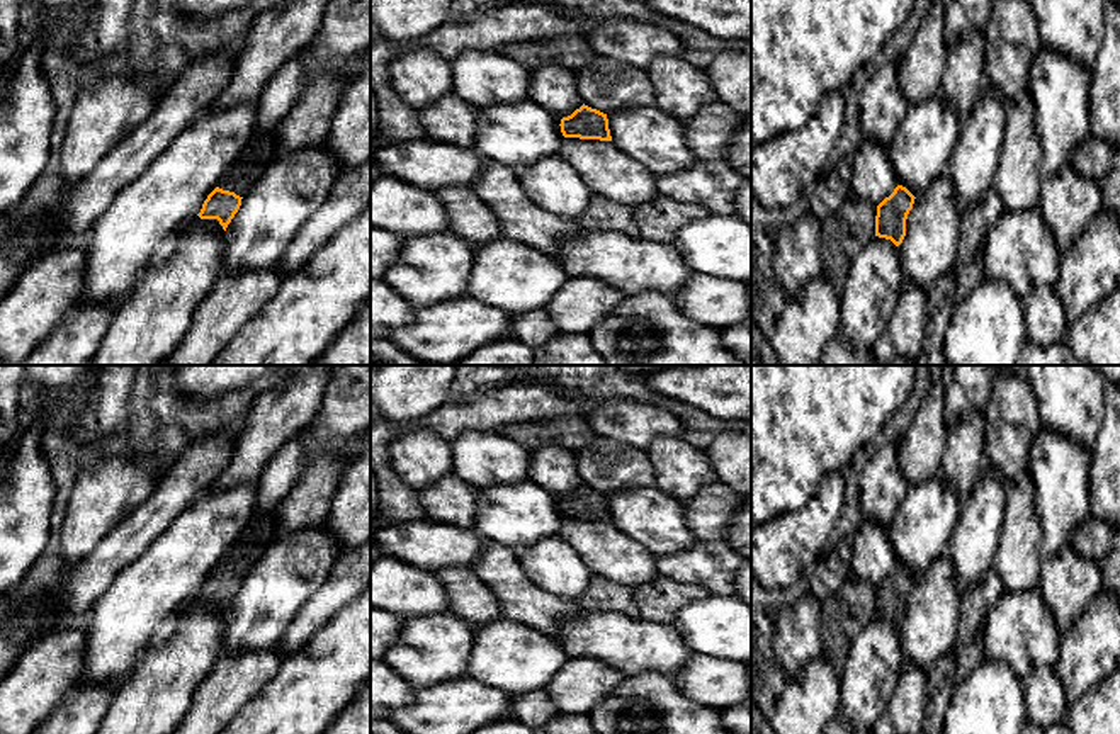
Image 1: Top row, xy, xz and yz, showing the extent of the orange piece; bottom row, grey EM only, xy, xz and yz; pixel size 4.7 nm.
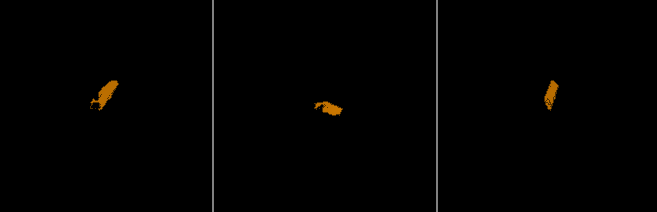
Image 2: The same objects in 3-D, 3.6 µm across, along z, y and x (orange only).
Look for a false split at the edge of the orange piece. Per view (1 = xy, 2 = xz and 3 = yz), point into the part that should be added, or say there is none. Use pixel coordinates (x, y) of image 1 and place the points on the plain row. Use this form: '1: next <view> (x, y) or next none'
1: next xy (242, 556)
2: next none
3: next none

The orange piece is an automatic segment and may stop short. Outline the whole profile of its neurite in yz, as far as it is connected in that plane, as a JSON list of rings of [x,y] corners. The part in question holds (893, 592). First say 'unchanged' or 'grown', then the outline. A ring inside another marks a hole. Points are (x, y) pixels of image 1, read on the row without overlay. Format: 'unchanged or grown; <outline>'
unchanged; [[[902,566],[877,586],[875,617],[891,620],[899,627],[906,617],[906,600],[914,584],[914,576]]]

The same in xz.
unchanged; [[[585,484],[563,498],[559,506],[564,518],[612,522],[607,494]]]

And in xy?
grown; [[[277,510],[260,515],[246,527],[243,535],[226,550],[219,566],[204,581],[202,590],[197,595],[201,600],[218,600],[226,612],[241,586],[241,579],[275,539],[275,517]]]

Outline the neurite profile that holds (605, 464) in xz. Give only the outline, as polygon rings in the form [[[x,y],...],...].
[[[595,437],[573,454],[583,484],[603,494],[656,486],[649,455],[639,447]]]

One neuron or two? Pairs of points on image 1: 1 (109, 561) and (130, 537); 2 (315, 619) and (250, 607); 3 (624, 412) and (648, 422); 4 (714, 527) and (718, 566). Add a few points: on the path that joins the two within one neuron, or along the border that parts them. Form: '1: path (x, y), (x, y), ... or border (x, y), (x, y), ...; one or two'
1: path (111, 556), (124, 542); one
2: border (322, 585), (301, 607), (279, 641); two
3: path (629, 417), (634, 422), (643, 422); one
4: border (697, 539), (719, 539), (723, 542); two

